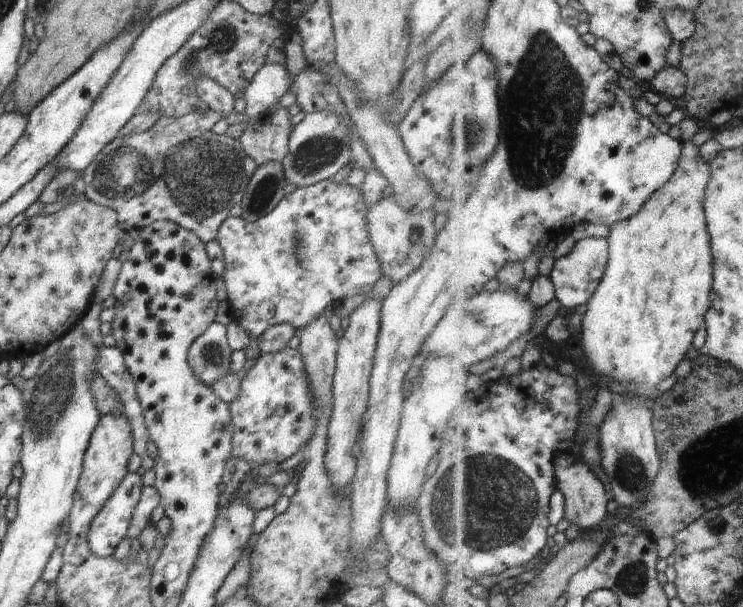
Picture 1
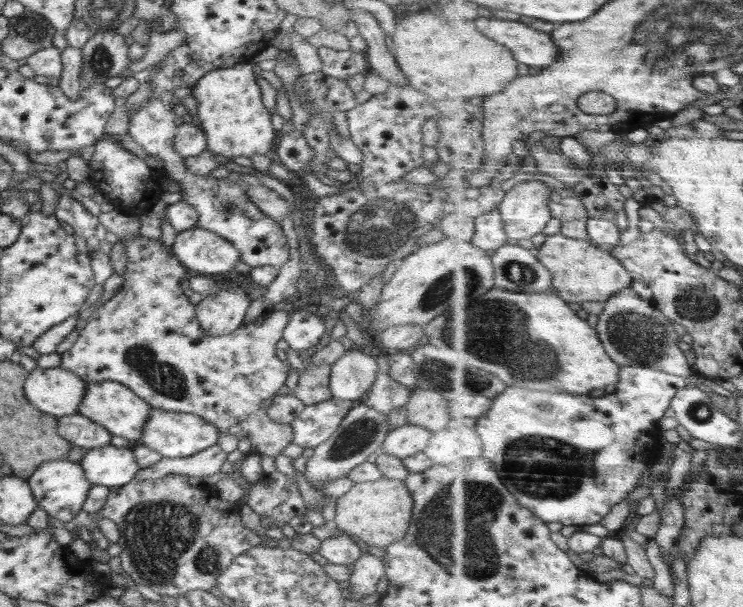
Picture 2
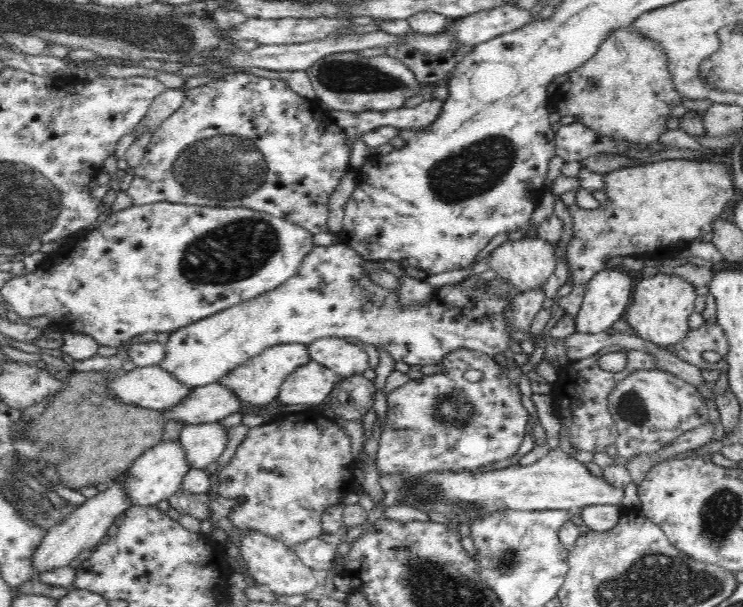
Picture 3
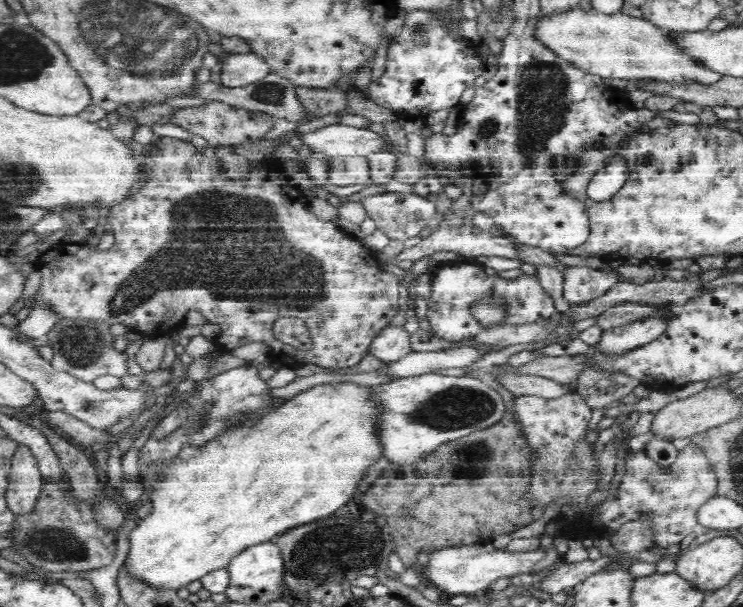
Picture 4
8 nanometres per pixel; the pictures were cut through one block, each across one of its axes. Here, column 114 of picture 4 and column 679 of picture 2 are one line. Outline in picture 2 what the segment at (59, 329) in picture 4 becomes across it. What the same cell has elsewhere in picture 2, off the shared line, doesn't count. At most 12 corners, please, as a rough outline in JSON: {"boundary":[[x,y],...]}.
{"boundary":[[628,287],[597,328],[622,366],[696,367],[654,299]]}

